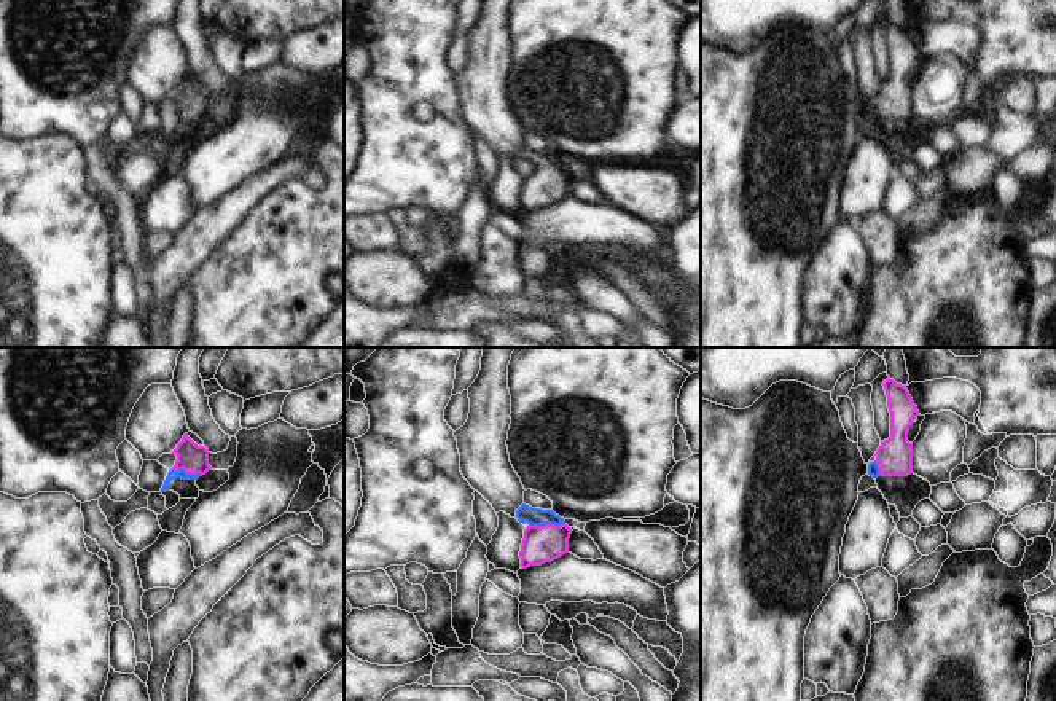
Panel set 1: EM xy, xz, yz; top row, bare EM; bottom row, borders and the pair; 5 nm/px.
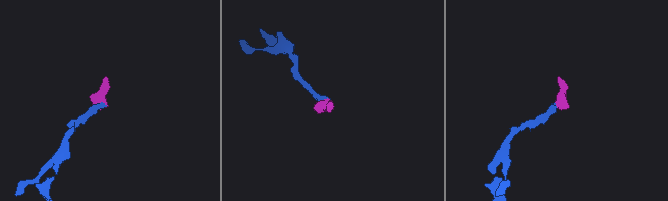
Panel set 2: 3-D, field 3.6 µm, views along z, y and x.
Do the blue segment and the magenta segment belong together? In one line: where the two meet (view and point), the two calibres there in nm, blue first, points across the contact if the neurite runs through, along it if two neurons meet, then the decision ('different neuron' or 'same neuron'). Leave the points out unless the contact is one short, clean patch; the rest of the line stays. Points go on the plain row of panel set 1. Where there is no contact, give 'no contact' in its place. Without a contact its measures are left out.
contact xz (547, 166); calibres 100 and 190 nm; way xz (534, 160), (547, 166), (545, 187); same neuron

